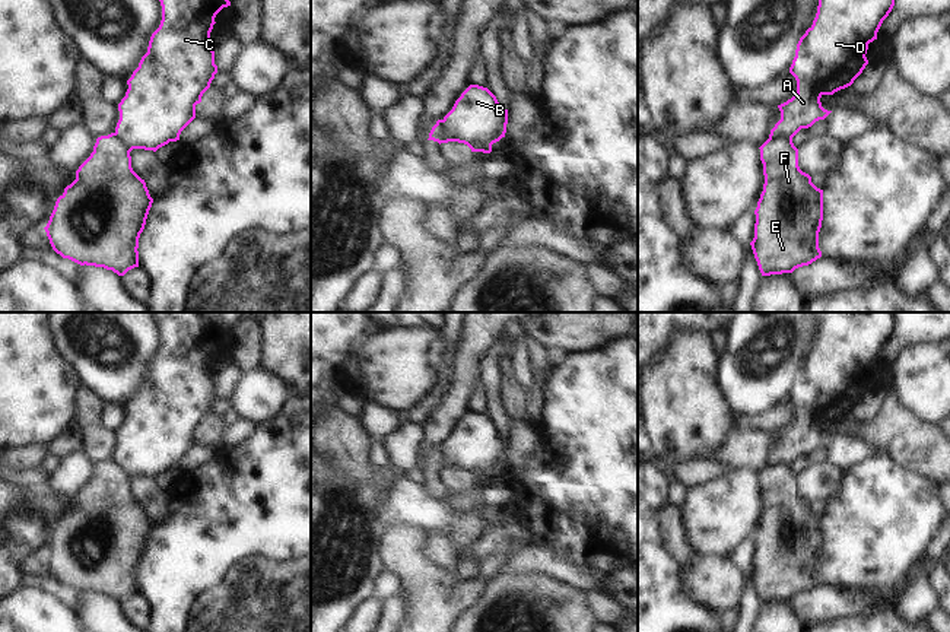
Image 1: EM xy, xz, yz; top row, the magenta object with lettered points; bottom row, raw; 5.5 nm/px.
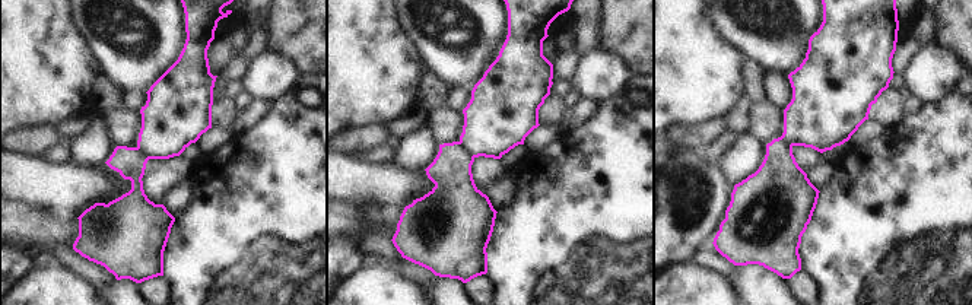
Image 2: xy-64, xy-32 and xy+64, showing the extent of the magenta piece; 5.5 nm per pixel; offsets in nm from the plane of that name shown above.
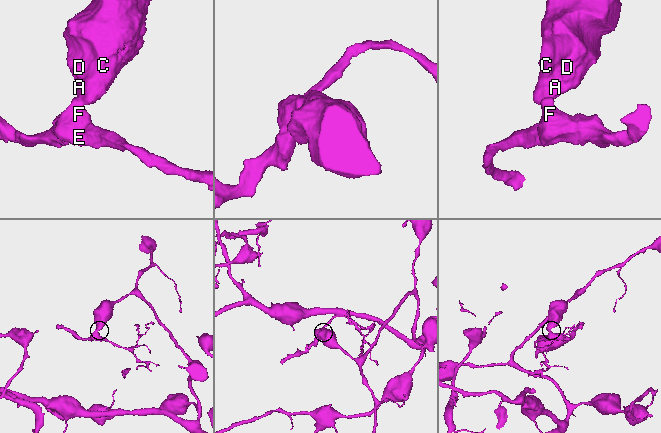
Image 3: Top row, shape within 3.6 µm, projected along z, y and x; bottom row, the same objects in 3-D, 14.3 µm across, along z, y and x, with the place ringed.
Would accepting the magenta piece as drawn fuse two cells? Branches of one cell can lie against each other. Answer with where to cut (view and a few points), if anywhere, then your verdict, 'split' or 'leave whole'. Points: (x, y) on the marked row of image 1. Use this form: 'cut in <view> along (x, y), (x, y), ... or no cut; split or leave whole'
cut in xz along (444, 120), (444, 133), (439, 142); split

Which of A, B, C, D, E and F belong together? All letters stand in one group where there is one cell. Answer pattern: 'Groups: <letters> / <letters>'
Groups: A B C D / E F

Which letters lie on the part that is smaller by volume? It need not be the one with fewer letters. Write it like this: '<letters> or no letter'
E, F

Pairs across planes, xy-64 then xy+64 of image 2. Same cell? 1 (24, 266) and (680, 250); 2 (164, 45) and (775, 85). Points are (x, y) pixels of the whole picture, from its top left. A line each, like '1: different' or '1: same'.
1: same
2: different

